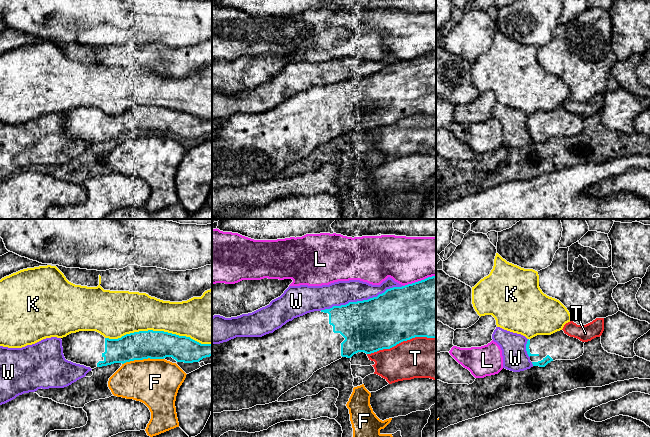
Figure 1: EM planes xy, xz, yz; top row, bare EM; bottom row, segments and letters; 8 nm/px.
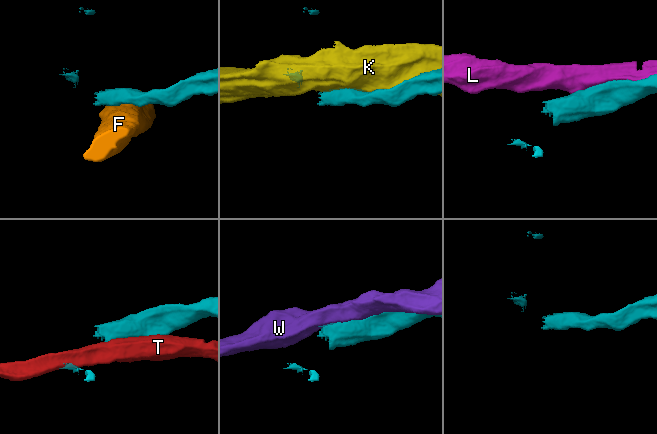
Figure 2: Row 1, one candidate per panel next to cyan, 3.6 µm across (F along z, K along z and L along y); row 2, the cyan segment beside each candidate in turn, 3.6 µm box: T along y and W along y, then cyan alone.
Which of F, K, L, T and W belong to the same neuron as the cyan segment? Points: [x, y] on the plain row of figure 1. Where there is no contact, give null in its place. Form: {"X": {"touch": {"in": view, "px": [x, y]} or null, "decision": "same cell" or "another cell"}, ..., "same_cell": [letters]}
{"F": {"touch": {"in": "xy", "px": [142, 135]}, "decision": "another cell"}, "K": {"touch": {"in": "xy", "px": [158, 107]}, "decision": "another cell"}, "L": {"touch": {"in": "xz", "px": [419, 57]}, "decision": "another cell"}, "T": {"touch": {"in": "xz", "px": [401, 117]}, "decision": "another cell"}, "W": {"touch": {"in": "xz", "px": [361, 77]}, "decision": "another cell"}, "same_cell": []}

